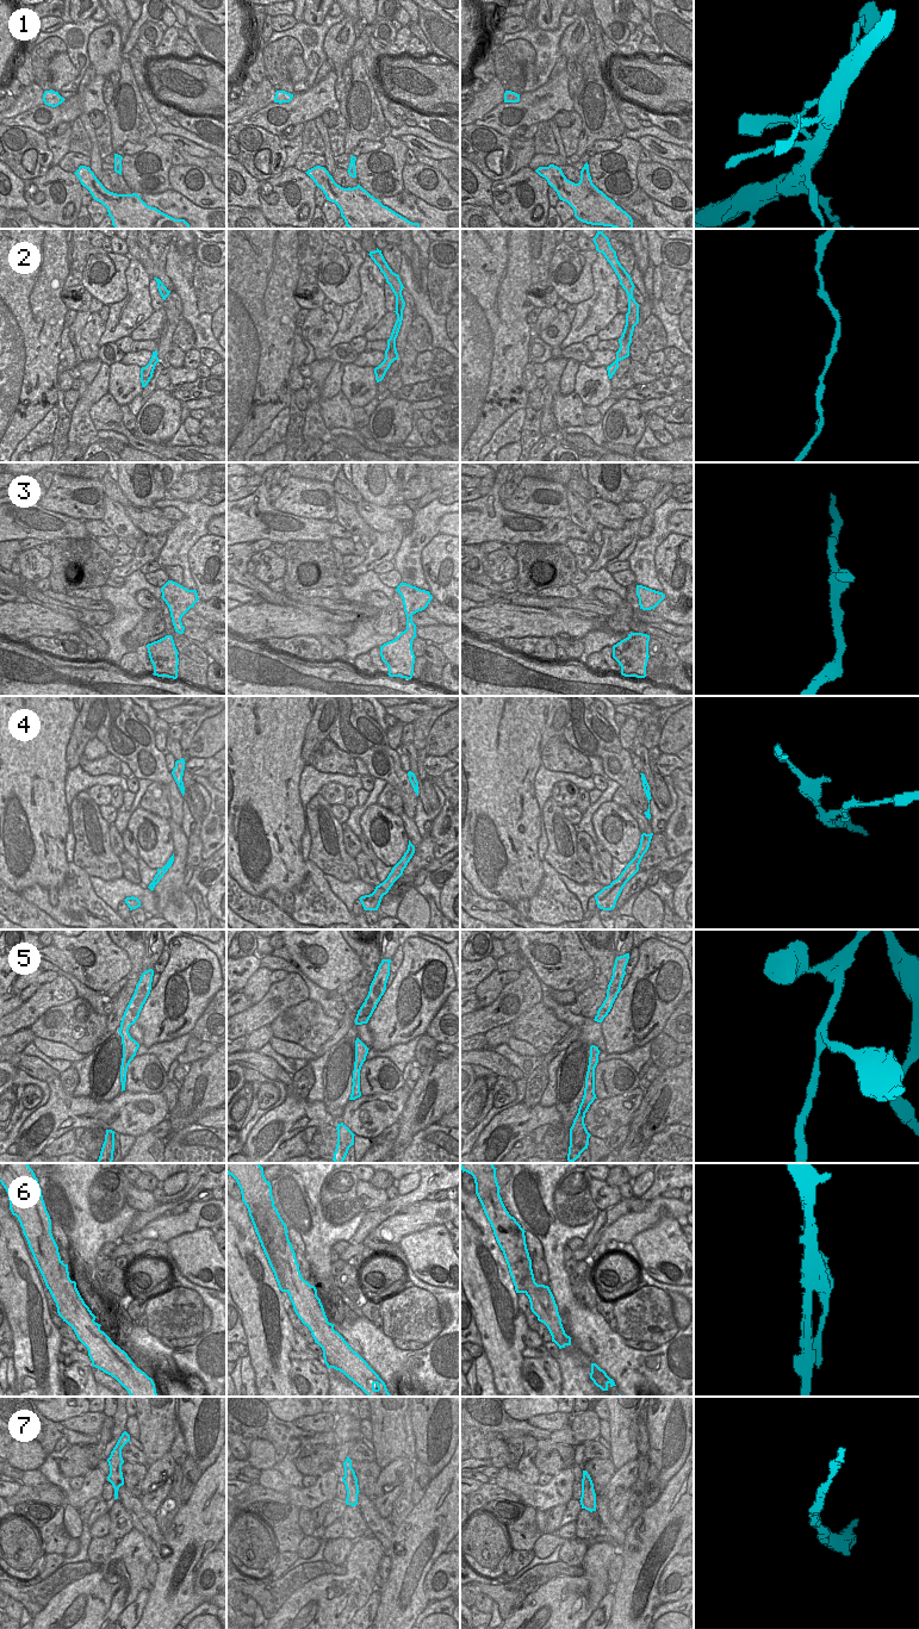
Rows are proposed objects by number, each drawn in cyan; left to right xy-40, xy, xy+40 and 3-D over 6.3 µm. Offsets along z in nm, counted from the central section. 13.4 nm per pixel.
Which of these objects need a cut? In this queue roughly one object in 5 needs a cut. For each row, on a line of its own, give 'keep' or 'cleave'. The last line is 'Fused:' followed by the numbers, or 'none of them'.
1: keep
2: keep
3: keep
4: keep
5: keep
6: cleave
7: keep
Fused: 6

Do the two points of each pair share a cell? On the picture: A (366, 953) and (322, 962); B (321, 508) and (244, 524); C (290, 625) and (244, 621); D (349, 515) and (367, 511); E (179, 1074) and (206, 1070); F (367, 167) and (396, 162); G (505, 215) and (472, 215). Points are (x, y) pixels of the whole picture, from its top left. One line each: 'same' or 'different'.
A: different
B: different
C: same
D: different
E: different
F: same
G: different

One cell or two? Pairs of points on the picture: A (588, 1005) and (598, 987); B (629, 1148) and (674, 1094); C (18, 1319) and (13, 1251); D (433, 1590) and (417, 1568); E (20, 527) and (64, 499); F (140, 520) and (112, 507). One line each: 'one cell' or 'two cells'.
A: one cell
B: one cell
C: one cell
D: two cells
E: two cells
F: two cells

